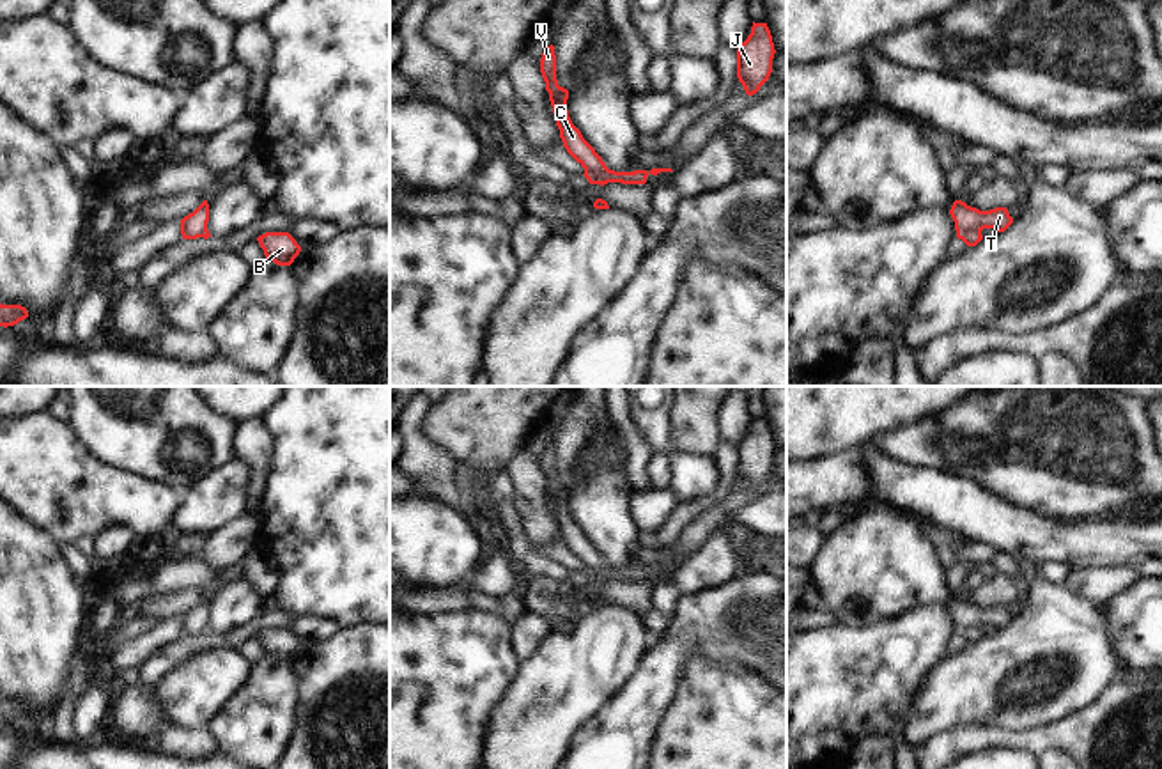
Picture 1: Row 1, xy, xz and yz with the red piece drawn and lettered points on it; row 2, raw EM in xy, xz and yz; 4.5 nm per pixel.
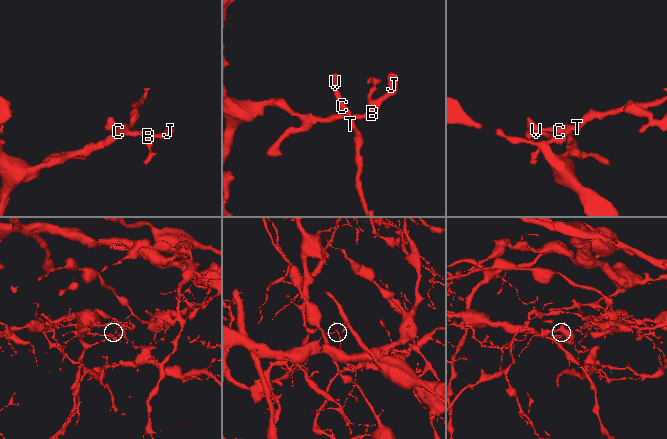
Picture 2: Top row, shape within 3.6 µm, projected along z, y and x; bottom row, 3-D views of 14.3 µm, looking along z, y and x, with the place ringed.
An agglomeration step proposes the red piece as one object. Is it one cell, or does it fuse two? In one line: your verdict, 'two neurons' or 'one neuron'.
two neurons

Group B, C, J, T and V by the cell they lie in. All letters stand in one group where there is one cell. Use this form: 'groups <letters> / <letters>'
groups B J / C T V

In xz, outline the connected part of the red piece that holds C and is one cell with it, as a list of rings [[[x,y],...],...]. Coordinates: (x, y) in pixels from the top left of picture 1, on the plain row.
[[[547,443],[540,455],[540,470],[549,489],[554,517],[560,535],[567,549],[588,569],[600,572],[604,558],[595,546],[583,535],[581,528],[572,521],[567,507],[569,487],[558,482],[554,443]]]

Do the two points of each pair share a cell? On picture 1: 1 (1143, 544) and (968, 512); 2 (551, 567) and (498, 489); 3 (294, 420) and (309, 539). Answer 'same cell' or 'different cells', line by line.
1: same cell
2: same cell
3: same cell

